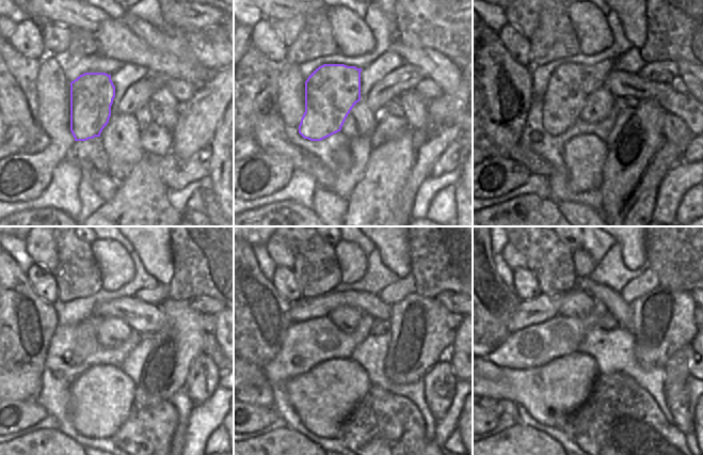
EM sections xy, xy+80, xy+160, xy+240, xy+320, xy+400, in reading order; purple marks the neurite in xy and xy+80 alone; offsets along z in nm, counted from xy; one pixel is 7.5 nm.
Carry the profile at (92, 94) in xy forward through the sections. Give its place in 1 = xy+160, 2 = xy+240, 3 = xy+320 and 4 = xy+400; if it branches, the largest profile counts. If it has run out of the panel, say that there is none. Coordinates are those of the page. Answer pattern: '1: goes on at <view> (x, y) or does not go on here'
1: goes on at xy+160 (570, 84)
2: goes on at xy+240 (85, 341)
3: goes on at xy+320 (395, 293)
4: goes on at xy+400 (649, 280)

